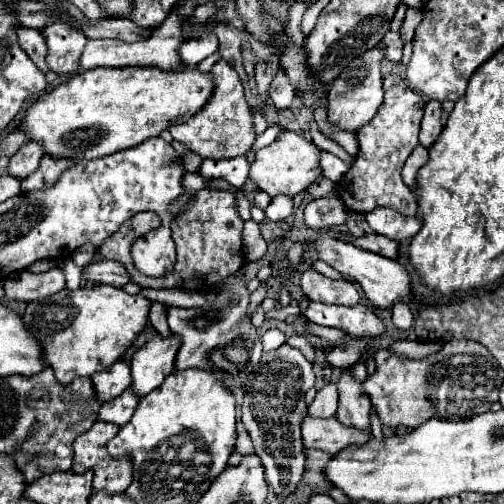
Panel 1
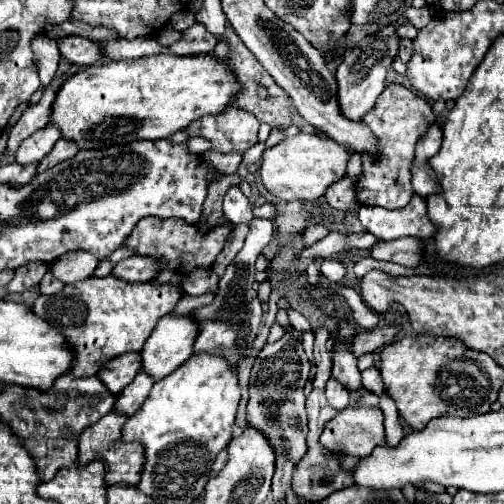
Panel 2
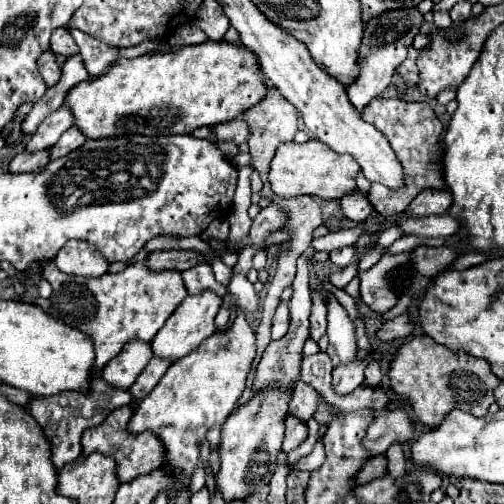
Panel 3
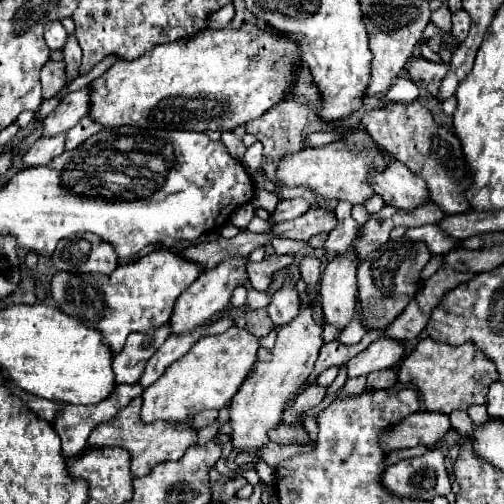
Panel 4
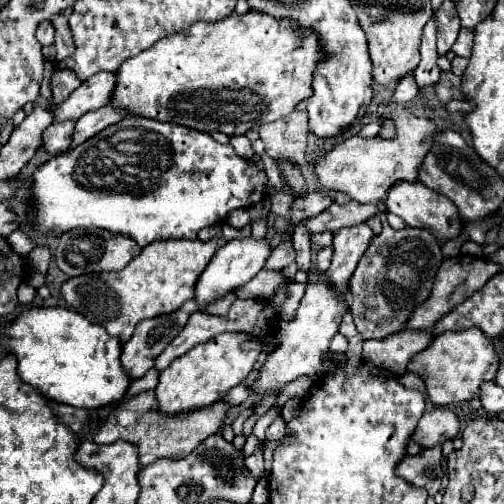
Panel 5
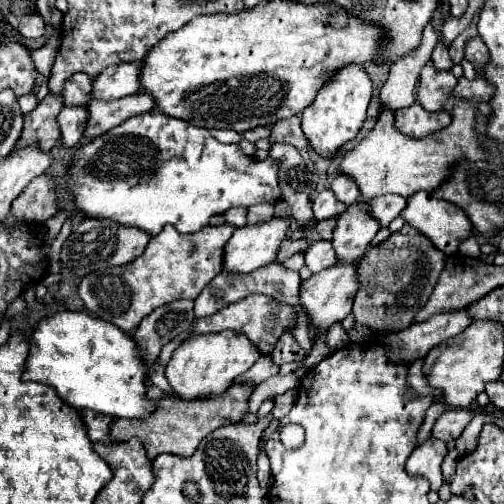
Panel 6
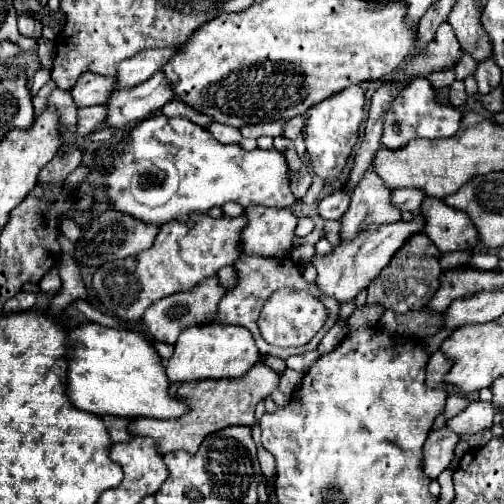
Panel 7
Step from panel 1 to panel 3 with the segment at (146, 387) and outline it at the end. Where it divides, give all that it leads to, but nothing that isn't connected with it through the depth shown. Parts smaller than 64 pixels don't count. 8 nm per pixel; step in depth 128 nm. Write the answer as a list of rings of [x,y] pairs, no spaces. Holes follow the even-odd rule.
[[[204,292],[204,294],[198,294],[198,296],[186,296],[182,300],[182,304],[166,320],[166,324],[162,326],[162,330],[152,338],[152,342],[150,342],[152,354],[156,358],[164,358],[164,360],[170,360],[170,362],[178,362],[184,356],[188,356],[208,336],[212,336],[216,332],[214,318],[218,314],[218,308],[220,308],[220,296],[216,296],[212,292]]]

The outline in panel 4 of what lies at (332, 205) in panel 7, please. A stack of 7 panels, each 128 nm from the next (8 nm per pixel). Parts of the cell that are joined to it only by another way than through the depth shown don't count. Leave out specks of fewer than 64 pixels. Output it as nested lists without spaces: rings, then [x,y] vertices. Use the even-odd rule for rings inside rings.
[[[294,198],[294,200],[280,200],[276,210],[270,212],[270,224],[280,224],[286,220],[294,220],[298,216],[302,216],[304,212],[308,212],[310,204],[302,198]]]

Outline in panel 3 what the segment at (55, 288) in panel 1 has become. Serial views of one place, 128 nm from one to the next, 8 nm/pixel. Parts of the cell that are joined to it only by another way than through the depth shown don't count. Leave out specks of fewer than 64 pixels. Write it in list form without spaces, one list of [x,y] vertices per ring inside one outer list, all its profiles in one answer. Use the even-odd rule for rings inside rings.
[[[70,240],[54,258],[58,270],[68,276],[100,276],[108,272],[108,262],[92,248],[92,244],[84,244],[82,240]]]

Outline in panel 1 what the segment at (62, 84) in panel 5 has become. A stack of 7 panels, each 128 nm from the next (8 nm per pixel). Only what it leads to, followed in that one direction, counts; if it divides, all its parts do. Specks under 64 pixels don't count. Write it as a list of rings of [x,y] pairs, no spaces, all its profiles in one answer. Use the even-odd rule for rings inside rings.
[[[20,26],[16,30],[18,34],[18,44],[20,48],[32,58],[32,62],[42,70],[42,72],[48,72],[48,66],[46,66],[46,44],[44,44],[44,38],[38,30],[34,28],[24,28]]]

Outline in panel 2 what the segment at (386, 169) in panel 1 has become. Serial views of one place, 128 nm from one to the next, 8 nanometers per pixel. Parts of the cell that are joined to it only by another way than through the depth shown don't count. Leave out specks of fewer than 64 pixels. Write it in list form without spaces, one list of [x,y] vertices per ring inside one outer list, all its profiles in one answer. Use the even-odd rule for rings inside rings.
[[[388,84],[386,90],[376,100],[376,106],[362,120],[378,140],[378,154],[364,156],[362,176],[356,182],[356,200],[362,206],[382,206],[388,210],[404,208],[412,198],[410,184],[410,164],[414,160],[416,140],[426,132],[426,128],[434,122],[432,108],[428,100],[412,92],[402,84]]]

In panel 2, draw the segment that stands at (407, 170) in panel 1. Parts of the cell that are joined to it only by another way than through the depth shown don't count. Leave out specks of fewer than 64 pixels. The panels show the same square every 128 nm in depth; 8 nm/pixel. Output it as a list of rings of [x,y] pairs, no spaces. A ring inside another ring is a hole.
[[[414,194],[410,204],[402,210],[362,206],[358,218],[368,232],[382,240],[396,240],[402,236],[430,238],[436,230],[426,214],[426,202],[418,194]]]

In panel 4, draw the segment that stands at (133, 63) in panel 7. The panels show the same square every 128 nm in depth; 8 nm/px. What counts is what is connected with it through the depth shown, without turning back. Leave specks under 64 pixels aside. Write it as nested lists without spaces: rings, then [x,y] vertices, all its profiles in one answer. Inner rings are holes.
[[[88,88],[66,94],[60,104],[46,116],[42,136],[56,136],[68,132],[72,126],[78,124],[80,118],[88,114],[88,104]]]

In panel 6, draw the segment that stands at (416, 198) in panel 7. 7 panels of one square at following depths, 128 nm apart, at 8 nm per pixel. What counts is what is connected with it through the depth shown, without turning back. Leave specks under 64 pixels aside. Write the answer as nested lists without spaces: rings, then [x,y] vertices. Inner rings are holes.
[[[388,194],[366,202],[366,210],[380,222],[380,226],[388,226],[394,218],[398,218],[400,208],[404,208],[404,196]]]

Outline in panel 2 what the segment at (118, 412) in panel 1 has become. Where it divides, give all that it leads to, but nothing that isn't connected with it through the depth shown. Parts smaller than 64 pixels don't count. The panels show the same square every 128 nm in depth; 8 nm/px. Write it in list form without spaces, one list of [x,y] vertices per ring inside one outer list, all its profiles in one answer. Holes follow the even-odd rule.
[[[140,372],[116,398],[114,404],[114,412],[120,412],[124,416],[132,416],[148,398],[150,390],[152,390],[152,380],[148,380],[148,376],[144,376],[144,372]]]

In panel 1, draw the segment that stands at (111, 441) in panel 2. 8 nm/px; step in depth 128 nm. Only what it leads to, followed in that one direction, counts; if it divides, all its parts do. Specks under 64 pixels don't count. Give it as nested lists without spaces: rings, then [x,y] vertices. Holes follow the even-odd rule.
[[[94,422],[94,426],[80,434],[74,444],[72,444],[72,450],[74,450],[74,464],[72,464],[72,472],[74,474],[84,474],[86,470],[92,470],[94,472],[94,492],[106,492],[106,494],[122,494],[128,484],[132,482],[132,464],[128,464],[128,458],[114,458],[114,456],[108,456],[106,452],[106,444],[110,438],[114,438],[118,434],[118,426],[116,424],[108,424],[108,422]]]

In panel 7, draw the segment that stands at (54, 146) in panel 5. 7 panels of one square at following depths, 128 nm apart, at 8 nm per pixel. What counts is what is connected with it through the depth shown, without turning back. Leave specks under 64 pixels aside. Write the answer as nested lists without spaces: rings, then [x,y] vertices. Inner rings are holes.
[[[90,106],[90,108],[78,108],[78,124],[76,124],[76,136],[88,136],[96,130],[98,124],[104,120],[104,106]]]

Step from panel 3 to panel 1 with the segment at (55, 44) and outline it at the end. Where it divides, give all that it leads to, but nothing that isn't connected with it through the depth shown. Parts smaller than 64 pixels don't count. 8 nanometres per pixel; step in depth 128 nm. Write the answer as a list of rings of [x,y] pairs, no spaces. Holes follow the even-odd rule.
[[[176,12],[168,14],[168,18],[154,28],[150,38],[144,38],[140,42],[116,42],[116,40],[88,40],[84,52],[82,52],[82,68],[126,68],[126,66],[158,66],[162,70],[180,70],[186,64],[180,58],[180,46],[182,46],[181,26],[184,17]]]

